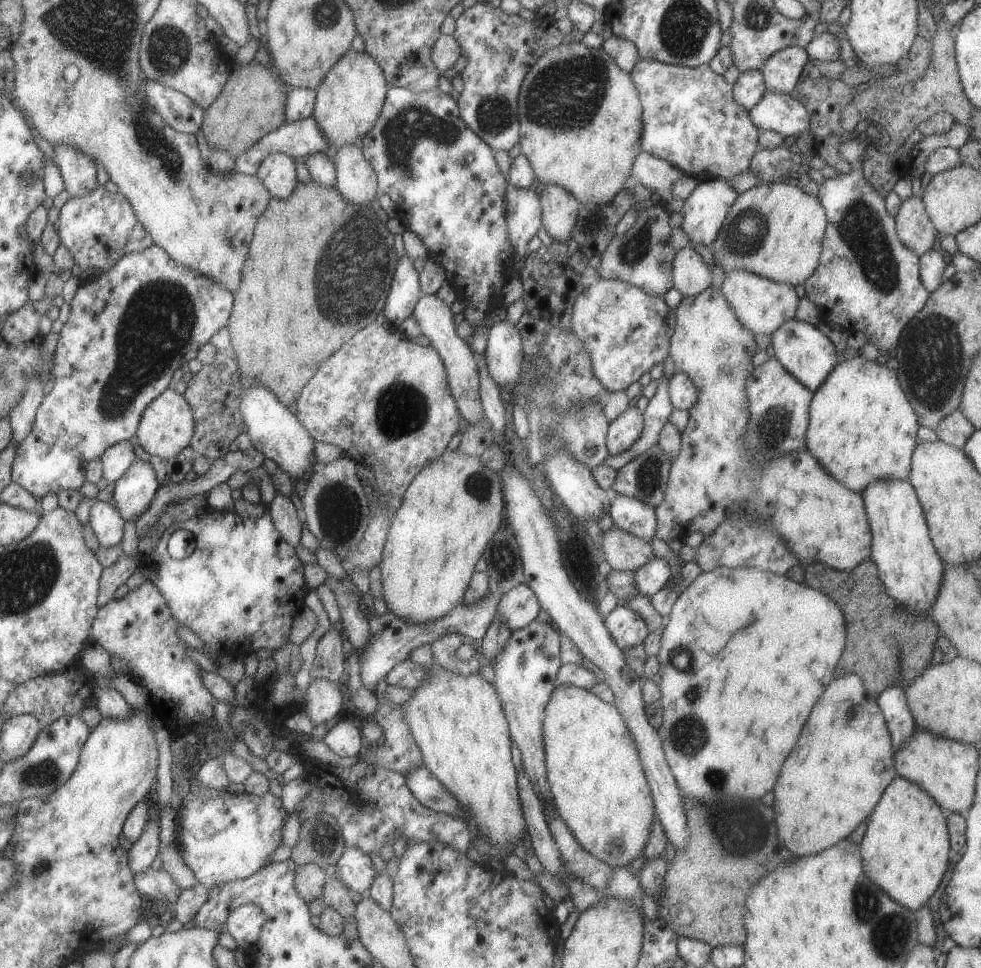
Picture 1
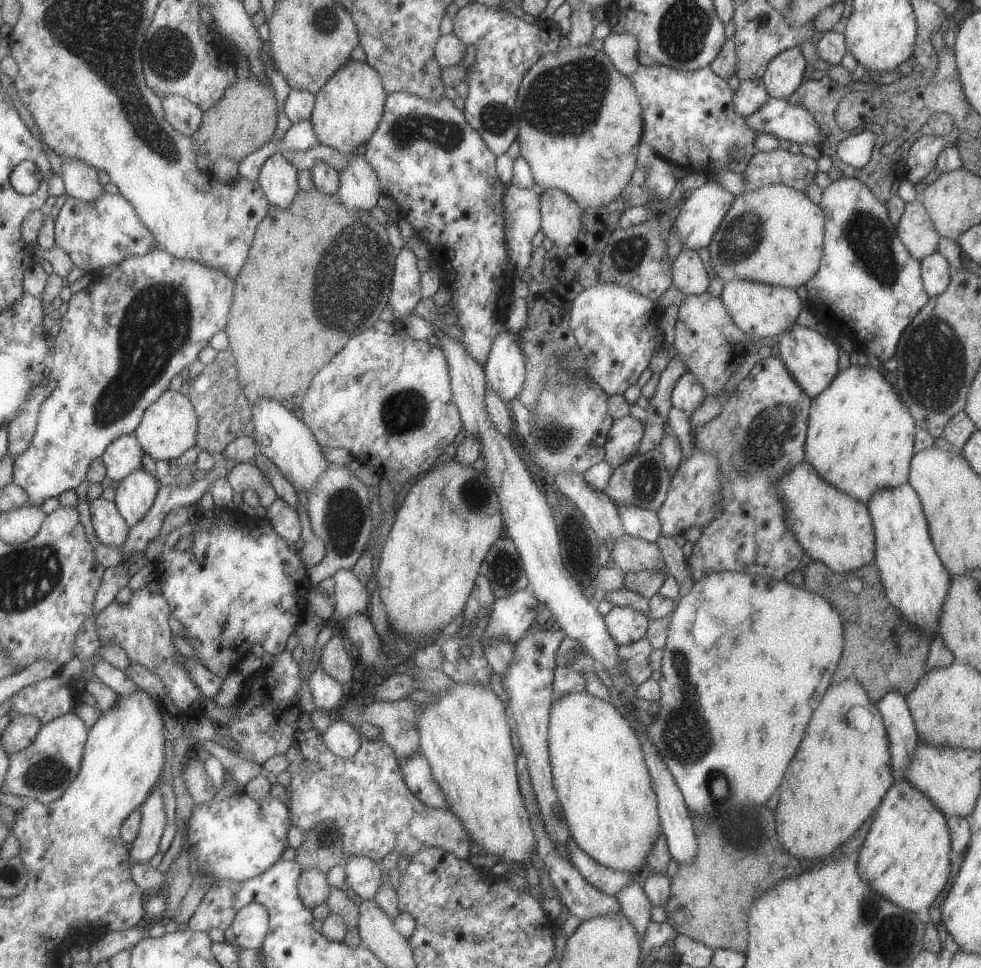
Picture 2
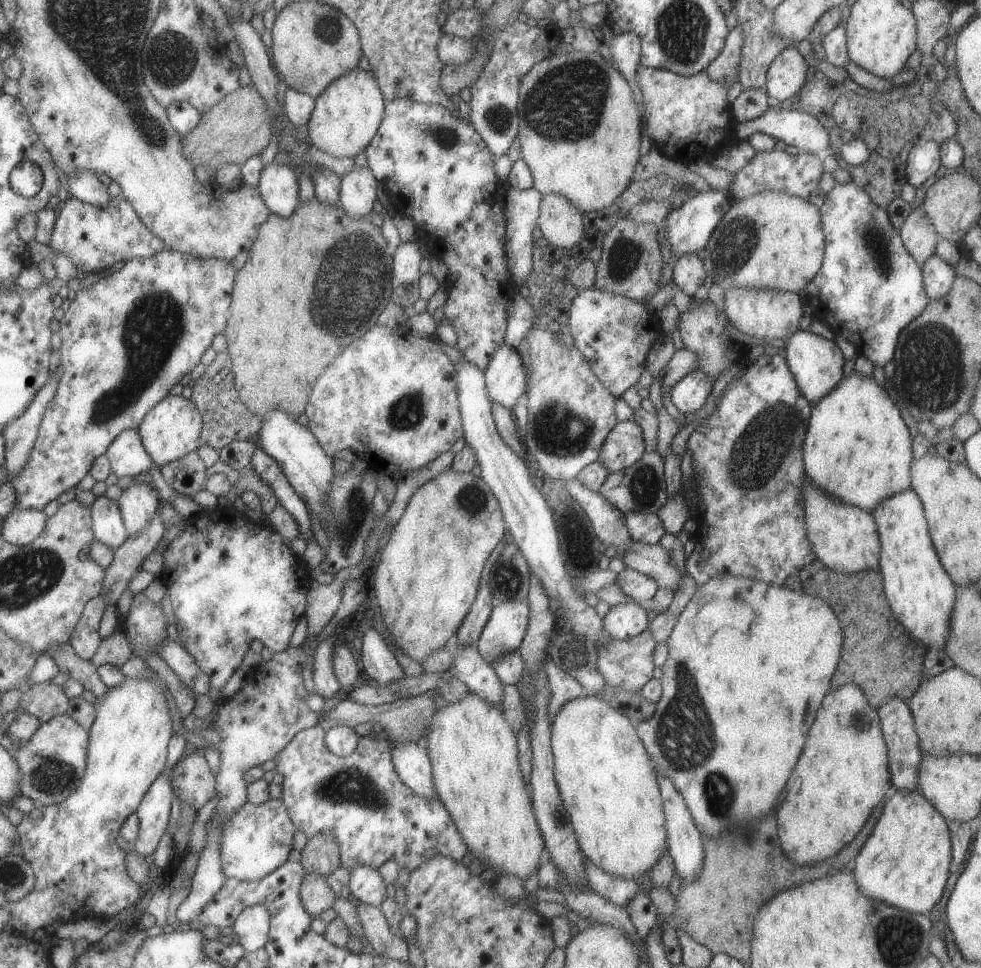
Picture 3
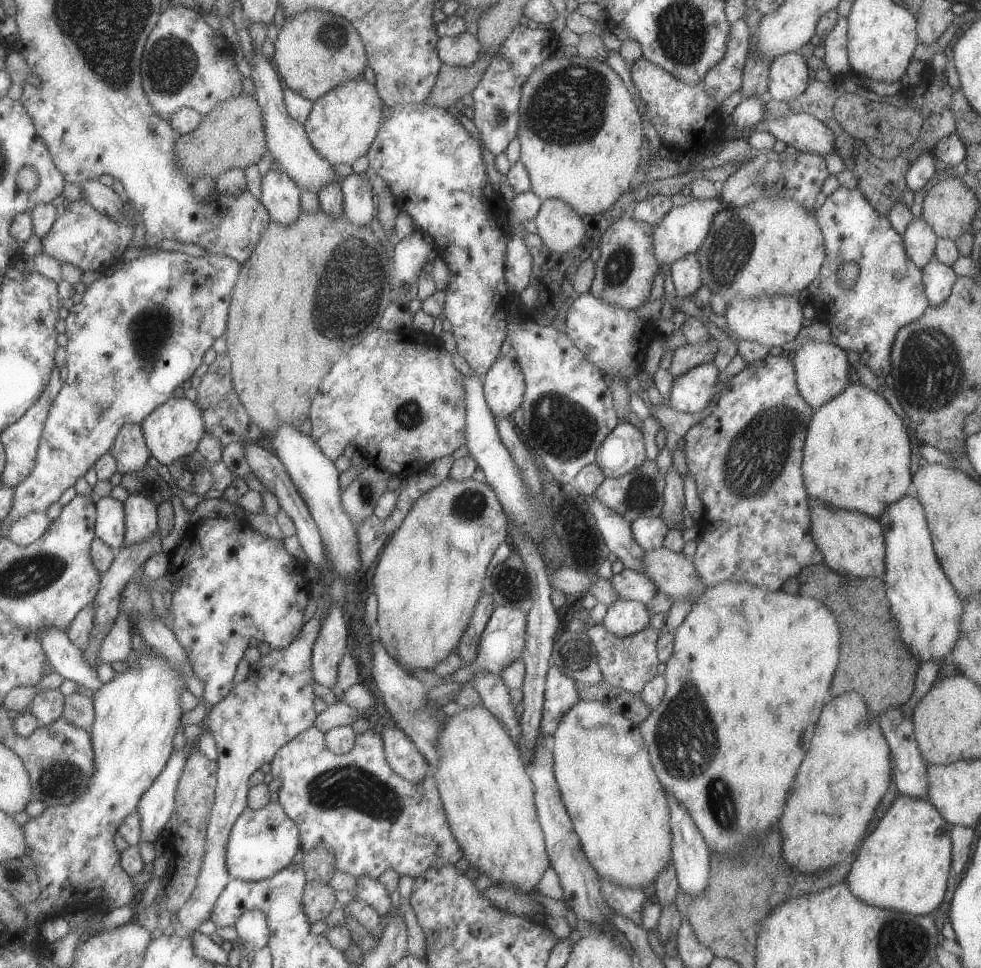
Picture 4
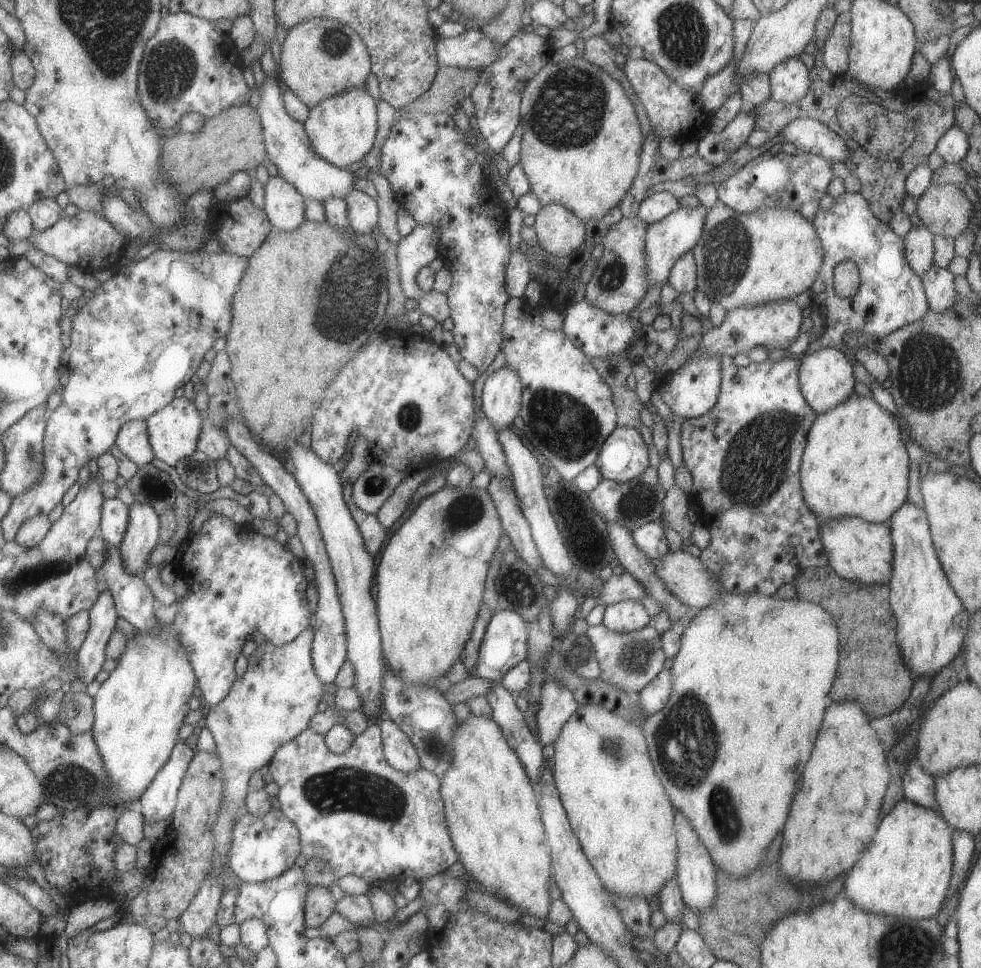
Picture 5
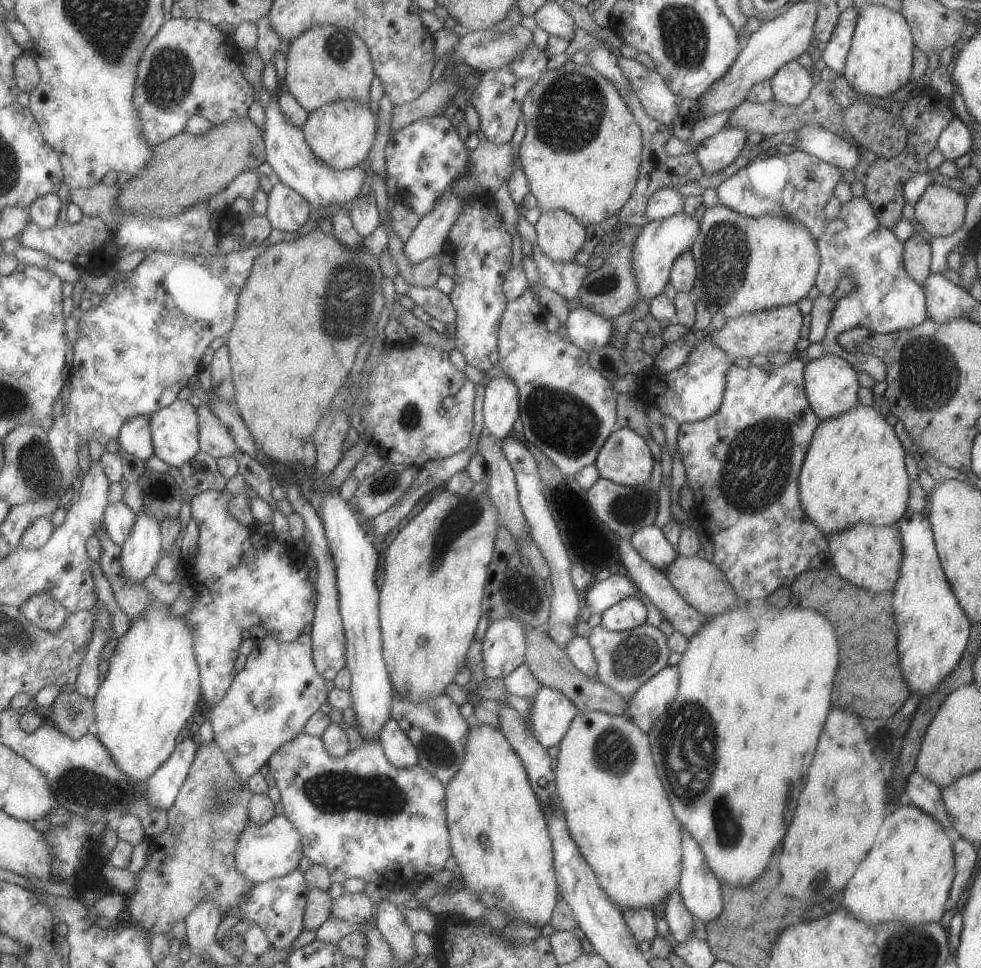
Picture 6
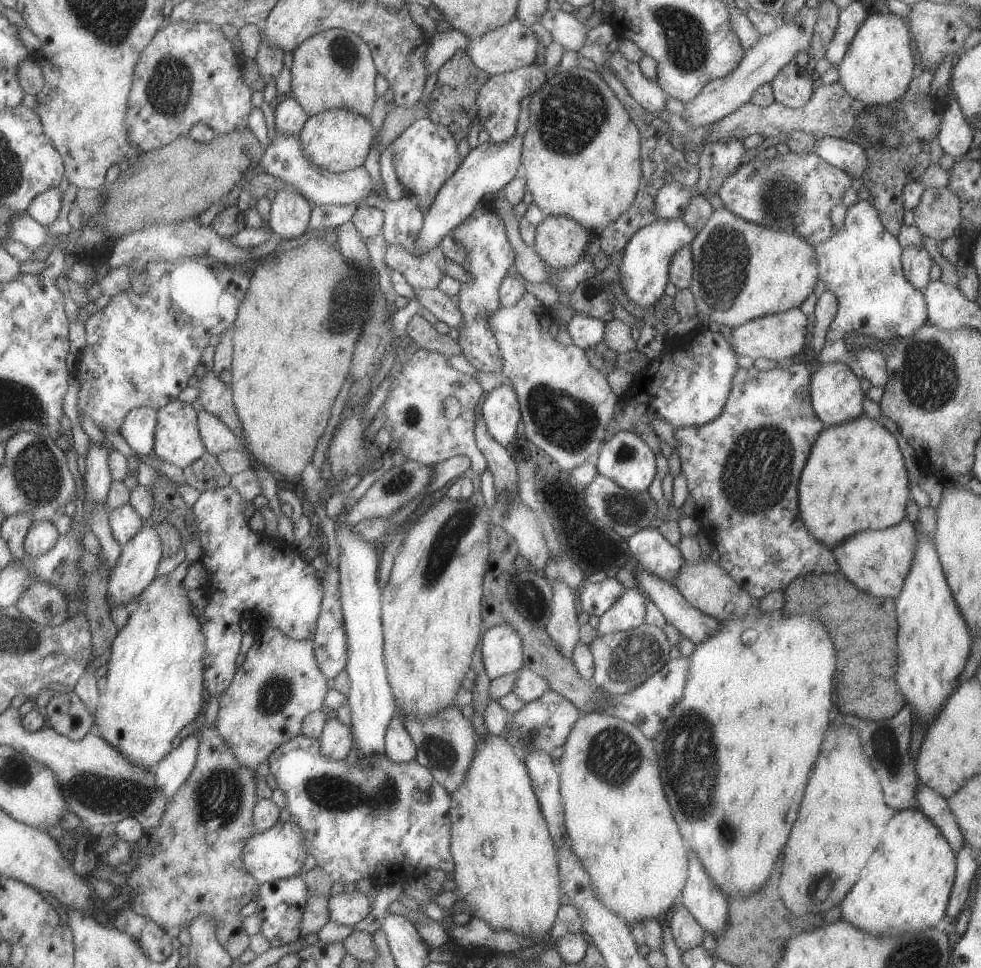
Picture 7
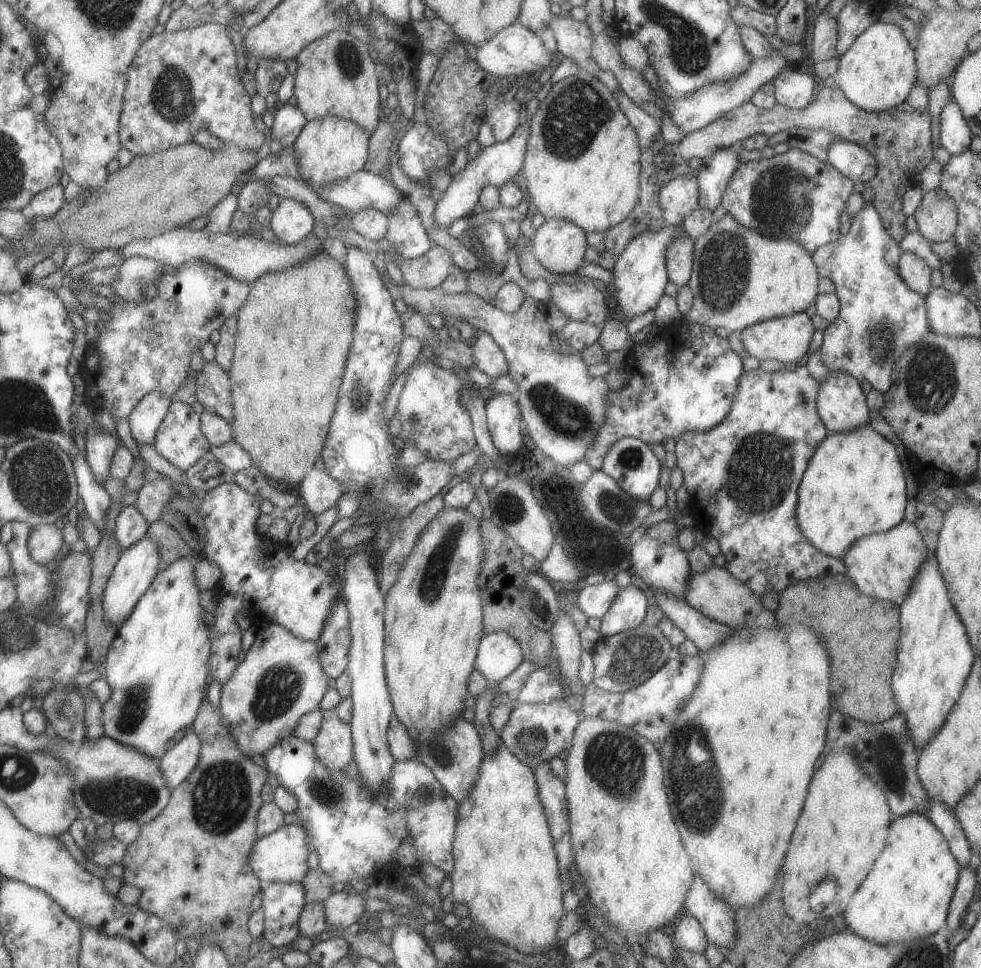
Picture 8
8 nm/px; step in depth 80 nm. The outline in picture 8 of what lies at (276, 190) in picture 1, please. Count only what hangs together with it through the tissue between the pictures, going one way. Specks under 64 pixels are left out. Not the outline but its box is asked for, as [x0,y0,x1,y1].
[270,199,316,245]

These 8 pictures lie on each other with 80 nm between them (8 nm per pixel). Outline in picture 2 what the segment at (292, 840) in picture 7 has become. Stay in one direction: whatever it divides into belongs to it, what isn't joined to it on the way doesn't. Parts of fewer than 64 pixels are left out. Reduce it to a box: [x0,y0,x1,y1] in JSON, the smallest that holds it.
[187,792,290,882]

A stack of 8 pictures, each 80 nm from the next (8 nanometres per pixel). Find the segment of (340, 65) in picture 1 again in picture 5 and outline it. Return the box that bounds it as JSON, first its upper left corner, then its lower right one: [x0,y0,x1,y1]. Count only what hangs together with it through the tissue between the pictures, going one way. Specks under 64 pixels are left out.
[302,89,377,169]

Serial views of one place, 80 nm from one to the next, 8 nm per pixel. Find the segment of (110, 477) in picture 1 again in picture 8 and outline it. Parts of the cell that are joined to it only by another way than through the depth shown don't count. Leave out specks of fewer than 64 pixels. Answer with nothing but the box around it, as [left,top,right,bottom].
[127,391,174,446]

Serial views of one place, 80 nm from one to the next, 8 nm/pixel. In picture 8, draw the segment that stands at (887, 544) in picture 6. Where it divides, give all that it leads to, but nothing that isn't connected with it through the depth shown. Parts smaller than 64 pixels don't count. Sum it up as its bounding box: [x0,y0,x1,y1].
[841,519,929,608]

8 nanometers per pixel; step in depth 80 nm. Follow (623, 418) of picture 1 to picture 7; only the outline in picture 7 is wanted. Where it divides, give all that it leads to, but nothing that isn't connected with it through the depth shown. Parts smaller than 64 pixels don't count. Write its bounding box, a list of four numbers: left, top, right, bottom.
[592,431,655,493]

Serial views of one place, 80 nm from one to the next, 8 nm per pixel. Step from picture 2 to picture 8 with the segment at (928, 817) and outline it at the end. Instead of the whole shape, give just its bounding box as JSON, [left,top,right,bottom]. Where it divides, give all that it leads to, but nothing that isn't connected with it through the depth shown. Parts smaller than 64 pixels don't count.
[843,813,959,944]

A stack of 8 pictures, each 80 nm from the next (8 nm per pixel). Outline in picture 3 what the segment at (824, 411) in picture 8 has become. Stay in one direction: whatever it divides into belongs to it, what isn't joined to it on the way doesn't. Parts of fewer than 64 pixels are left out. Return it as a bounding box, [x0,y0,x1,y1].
[780,329,844,405]

